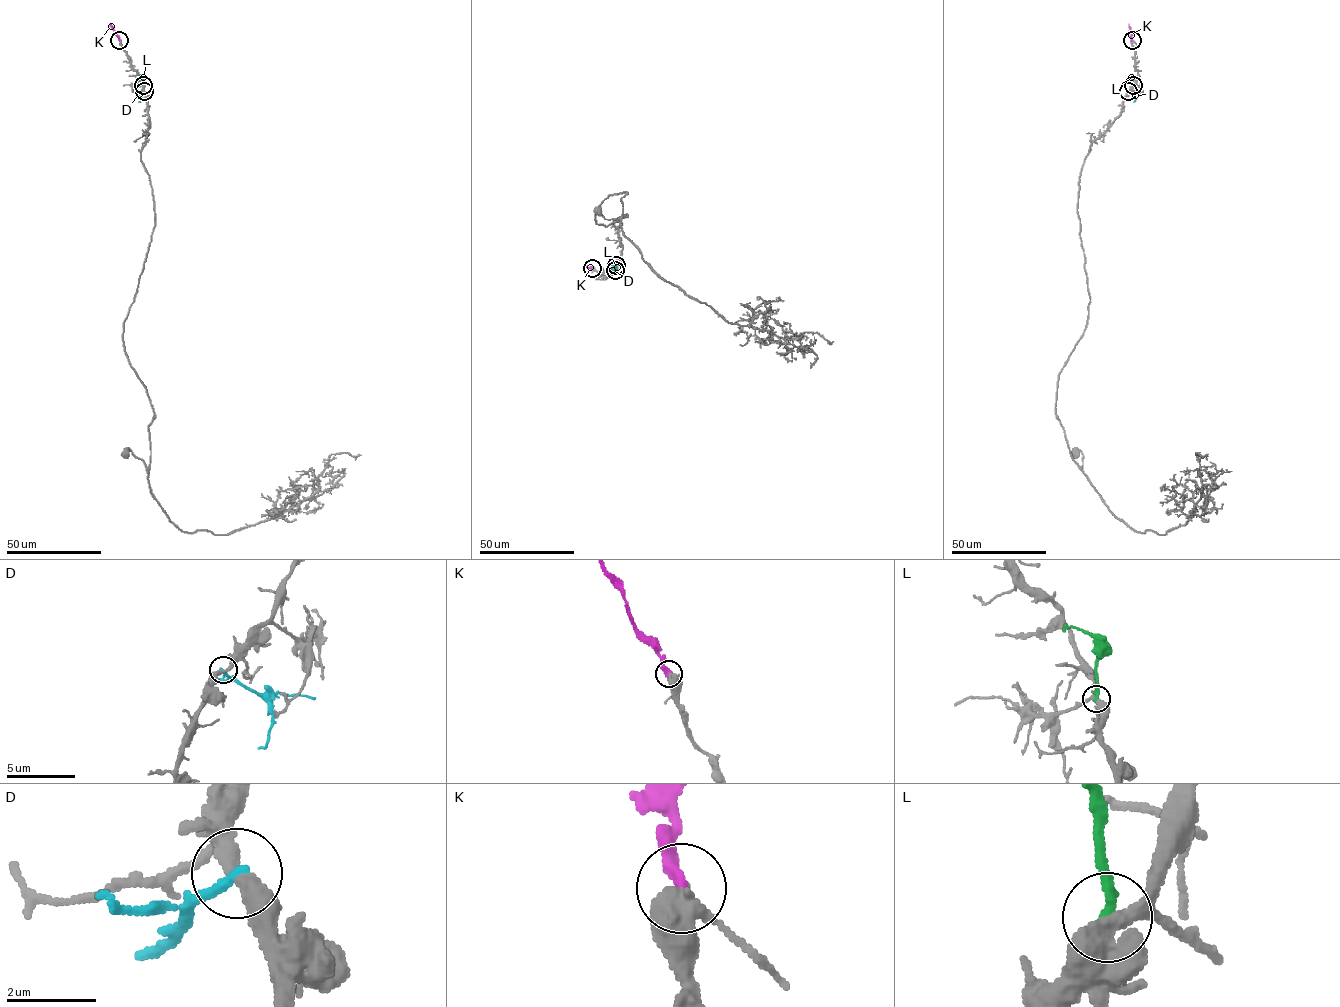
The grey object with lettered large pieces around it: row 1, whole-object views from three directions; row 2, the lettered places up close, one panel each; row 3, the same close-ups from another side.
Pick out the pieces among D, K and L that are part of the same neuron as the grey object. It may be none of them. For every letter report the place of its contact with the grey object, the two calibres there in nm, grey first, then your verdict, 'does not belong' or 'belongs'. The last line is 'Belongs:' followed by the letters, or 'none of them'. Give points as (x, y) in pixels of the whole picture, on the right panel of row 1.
D: contact (1128, 91); calibres 360 and 240 nm; does not belong
K: contact (1132, 40); calibres 400 and 340 nm; belongs
L: contact (1133, 85); calibres 360 and 260 nm; does not belong
Belongs: K

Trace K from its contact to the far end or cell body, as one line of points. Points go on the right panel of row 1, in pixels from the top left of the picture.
K: (1132, 40), (1128, 24)

